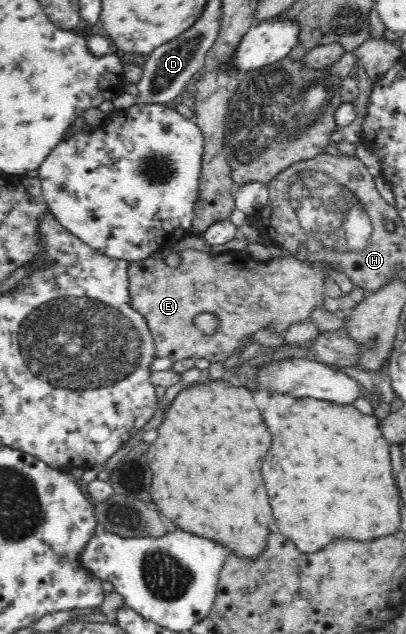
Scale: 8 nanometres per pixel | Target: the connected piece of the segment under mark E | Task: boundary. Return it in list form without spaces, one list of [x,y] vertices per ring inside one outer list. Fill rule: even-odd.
[[[186,248],[186,250],[176,250],[175,253],[180,256],[180,264],[176,268],[171,268],[164,260],[150,257],[146,260],[132,261],[131,268],[127,271],[131,306],[147,318],[156,345],[155,356],[168,357],[172,362],[186,357],[206,358],[212,363],[224,362],[228,356],[236,352],[236,348],[244,349],[250,342],[250,336],[254,336],[258,330],[268,325],[284,337],[284,331],[290,324],[312,318],[312,312],[321,307],[324,280],[329,278],[326,270],[341,272],[344,270],[339,264],[327,260],[320,262],[322,266],[306,264],[294,257],[258,262],[242,251],[230,251],[212,256],[206,252]],[[203,313],[210,313],[218,319],[219,325],[209,335],[199,334],[194,326],[195,318]]]

